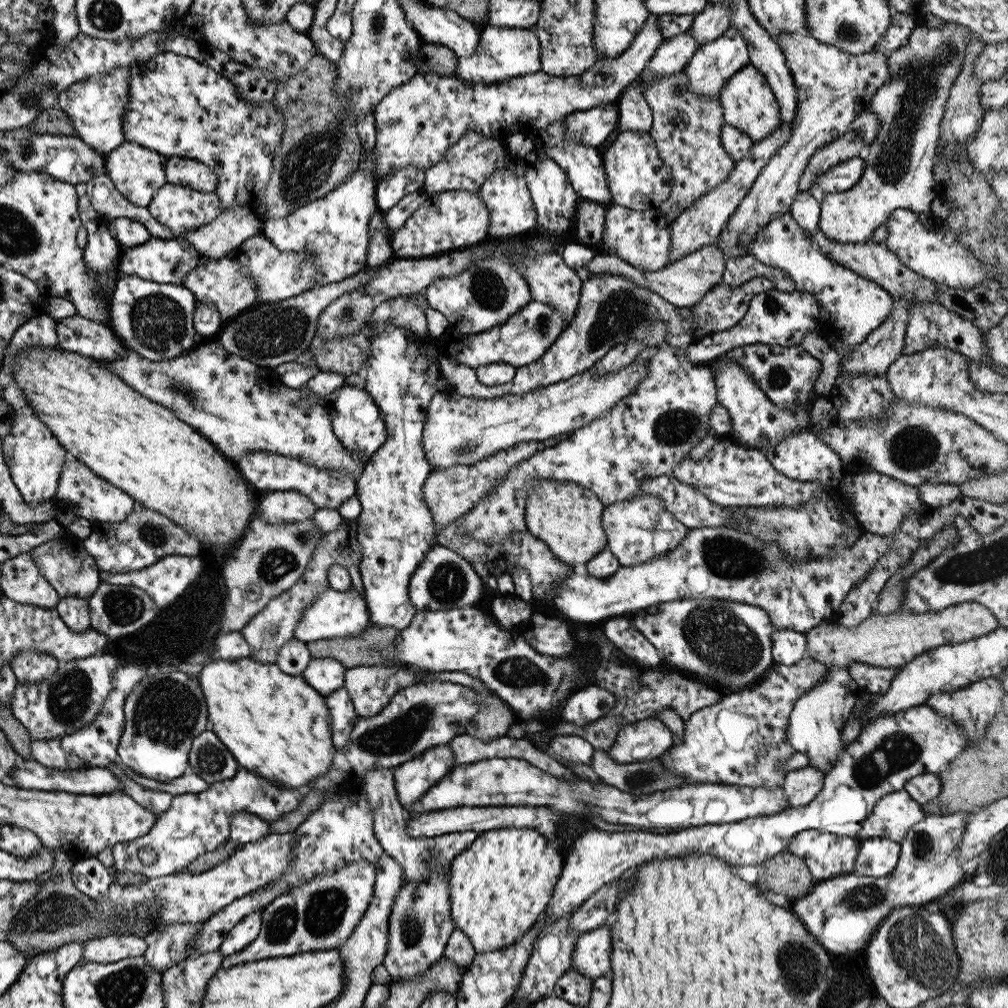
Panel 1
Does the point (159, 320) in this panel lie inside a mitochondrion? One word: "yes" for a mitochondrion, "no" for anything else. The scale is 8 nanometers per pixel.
yes

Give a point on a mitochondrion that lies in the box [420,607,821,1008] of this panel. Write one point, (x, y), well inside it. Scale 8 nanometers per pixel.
(793, 959)

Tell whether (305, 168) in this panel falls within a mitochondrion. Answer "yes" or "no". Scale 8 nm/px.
yes

